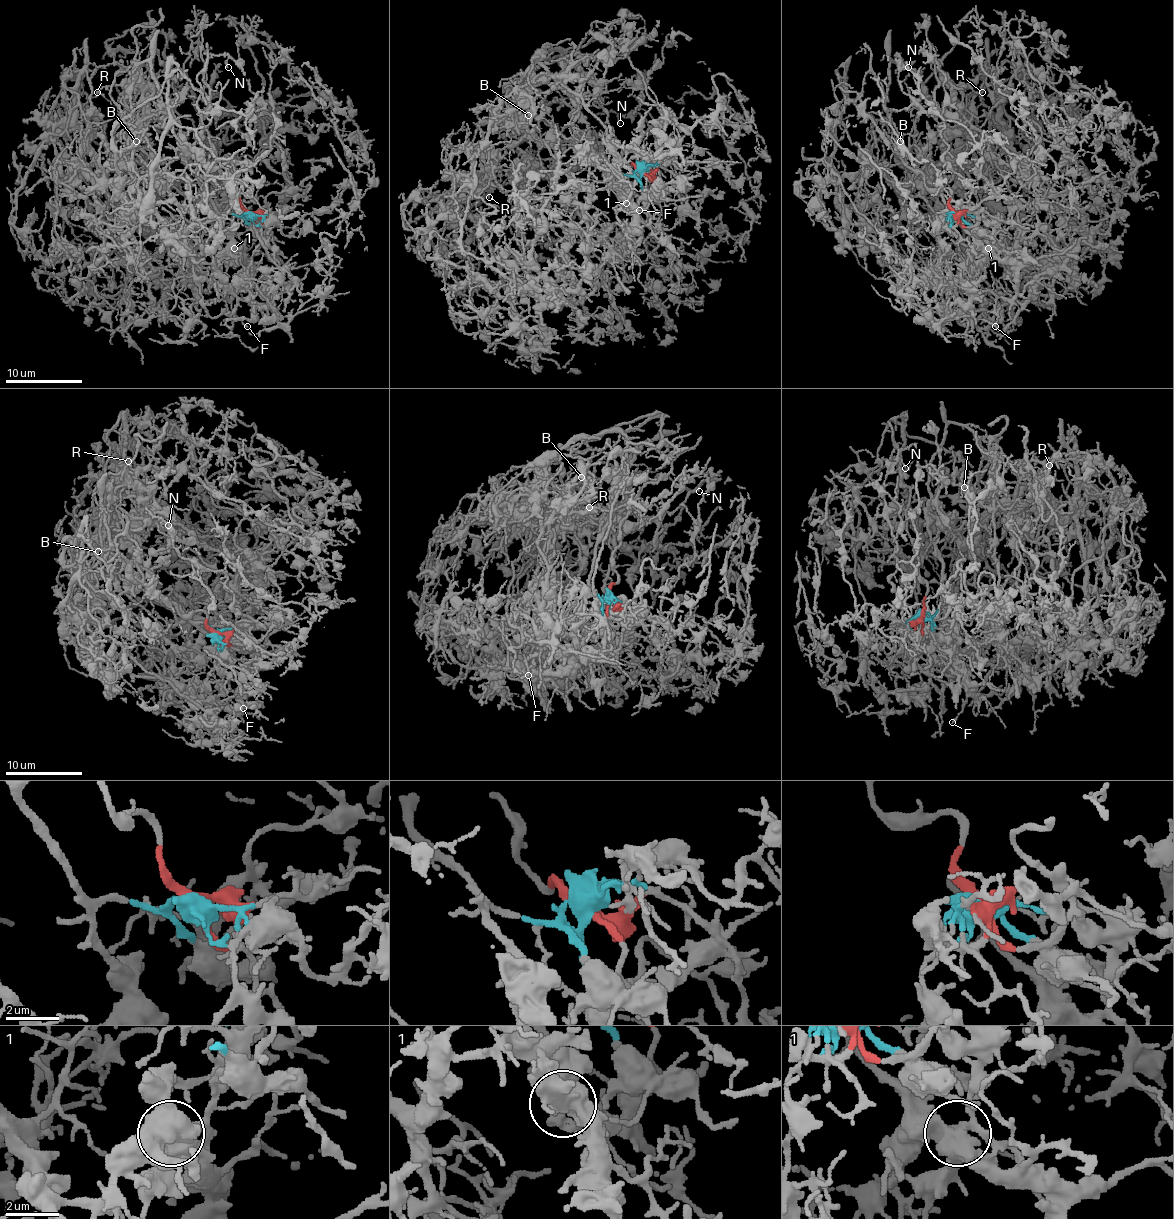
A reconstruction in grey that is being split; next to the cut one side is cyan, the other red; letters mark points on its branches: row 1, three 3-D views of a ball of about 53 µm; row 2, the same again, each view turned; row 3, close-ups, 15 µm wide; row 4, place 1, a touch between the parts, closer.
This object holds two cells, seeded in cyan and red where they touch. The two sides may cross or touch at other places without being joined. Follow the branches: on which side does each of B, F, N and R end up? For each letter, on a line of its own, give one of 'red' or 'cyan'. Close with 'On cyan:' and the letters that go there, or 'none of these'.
B: cyan
F: cyan
N: red
R: cyan
On cyan: B, F, R

